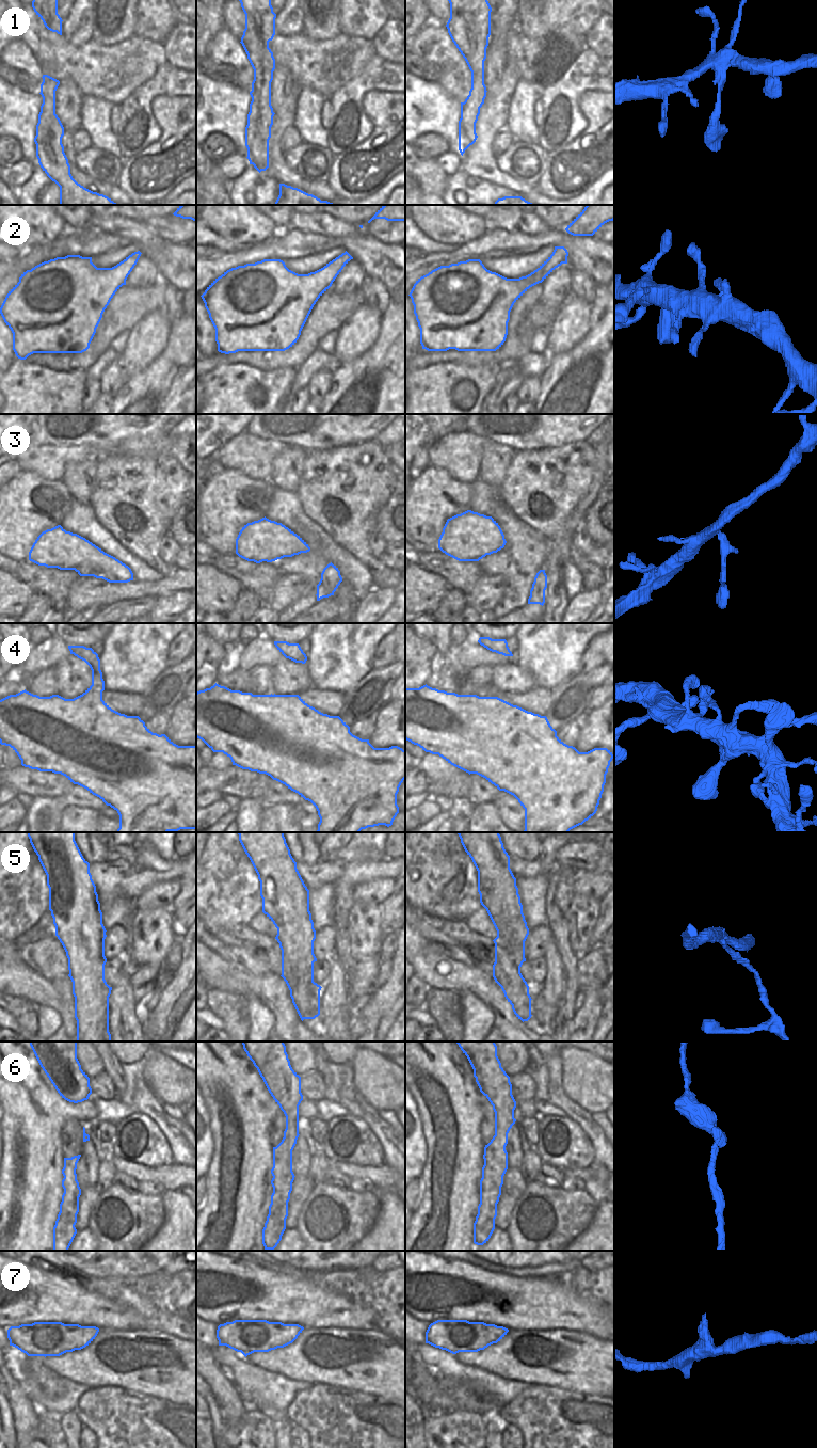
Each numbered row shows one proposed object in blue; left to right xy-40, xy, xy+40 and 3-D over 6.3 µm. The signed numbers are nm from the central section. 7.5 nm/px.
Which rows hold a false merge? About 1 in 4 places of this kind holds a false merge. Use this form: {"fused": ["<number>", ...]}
{"fused": ["5"]}

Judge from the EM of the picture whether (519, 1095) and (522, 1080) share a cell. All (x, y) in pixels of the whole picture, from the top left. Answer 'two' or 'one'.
one

